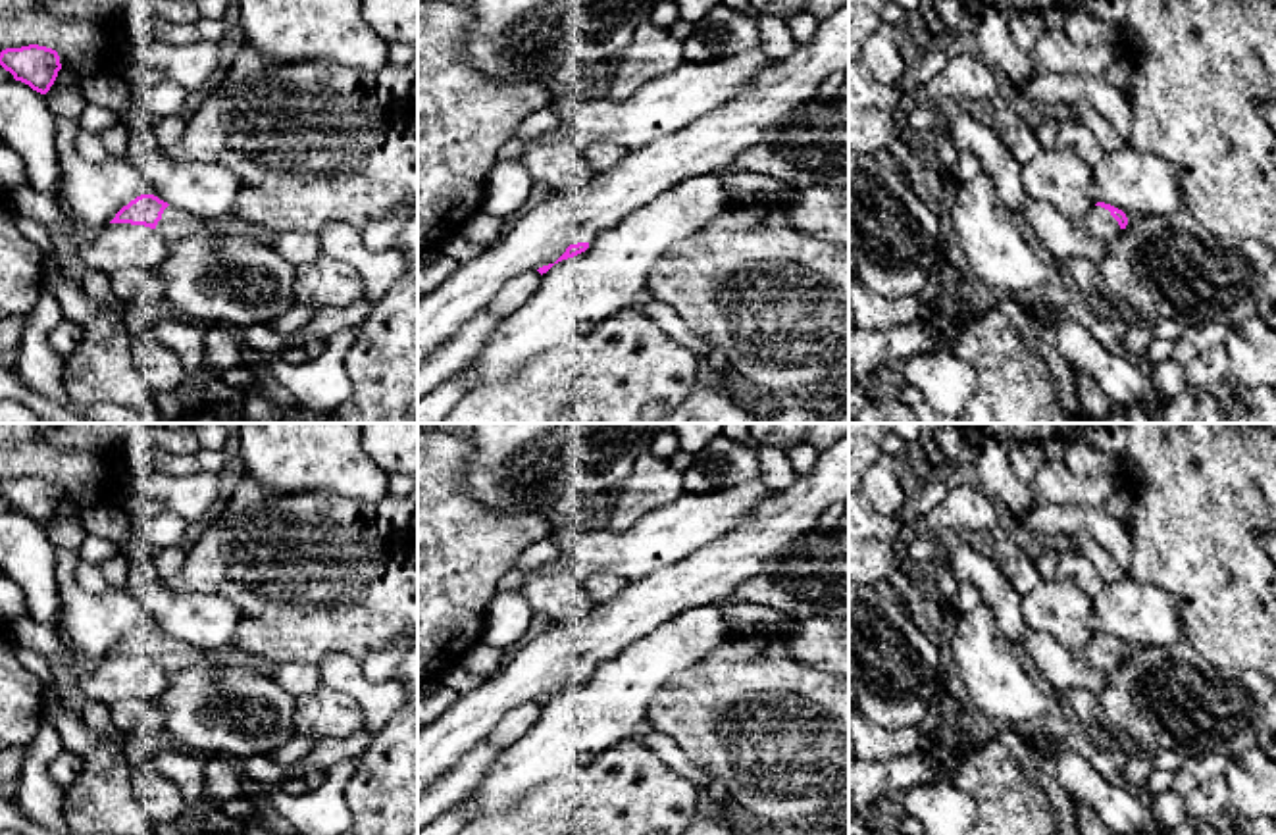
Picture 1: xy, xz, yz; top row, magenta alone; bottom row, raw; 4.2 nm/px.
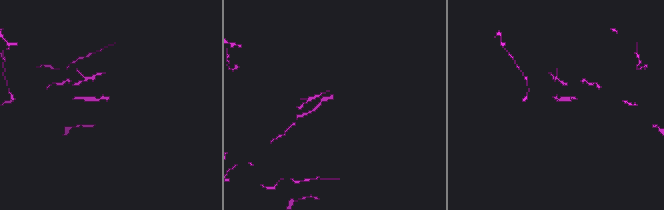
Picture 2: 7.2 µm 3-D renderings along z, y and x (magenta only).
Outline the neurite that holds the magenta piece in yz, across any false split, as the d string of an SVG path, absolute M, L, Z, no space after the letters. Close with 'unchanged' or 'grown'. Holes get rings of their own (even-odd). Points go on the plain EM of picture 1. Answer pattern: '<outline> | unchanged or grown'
M1097 633L1093 641L1080 650L1087 662L1105 673L1114 671L1128 656L1128 648L1122 641Z | grown

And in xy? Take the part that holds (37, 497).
M38 475L2 481L0 496L40 525L50 521L62 500L58 483Z | unchanged

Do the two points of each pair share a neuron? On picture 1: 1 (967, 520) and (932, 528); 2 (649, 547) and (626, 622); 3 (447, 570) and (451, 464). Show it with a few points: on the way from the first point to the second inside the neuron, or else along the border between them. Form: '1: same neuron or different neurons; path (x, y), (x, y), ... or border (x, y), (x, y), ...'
1: same neuron; path (959, 520), (940, 520)
2: different neurons; border (678, 560), (624, 583)
3: same neuron; path (447, 543), (447, 491)

